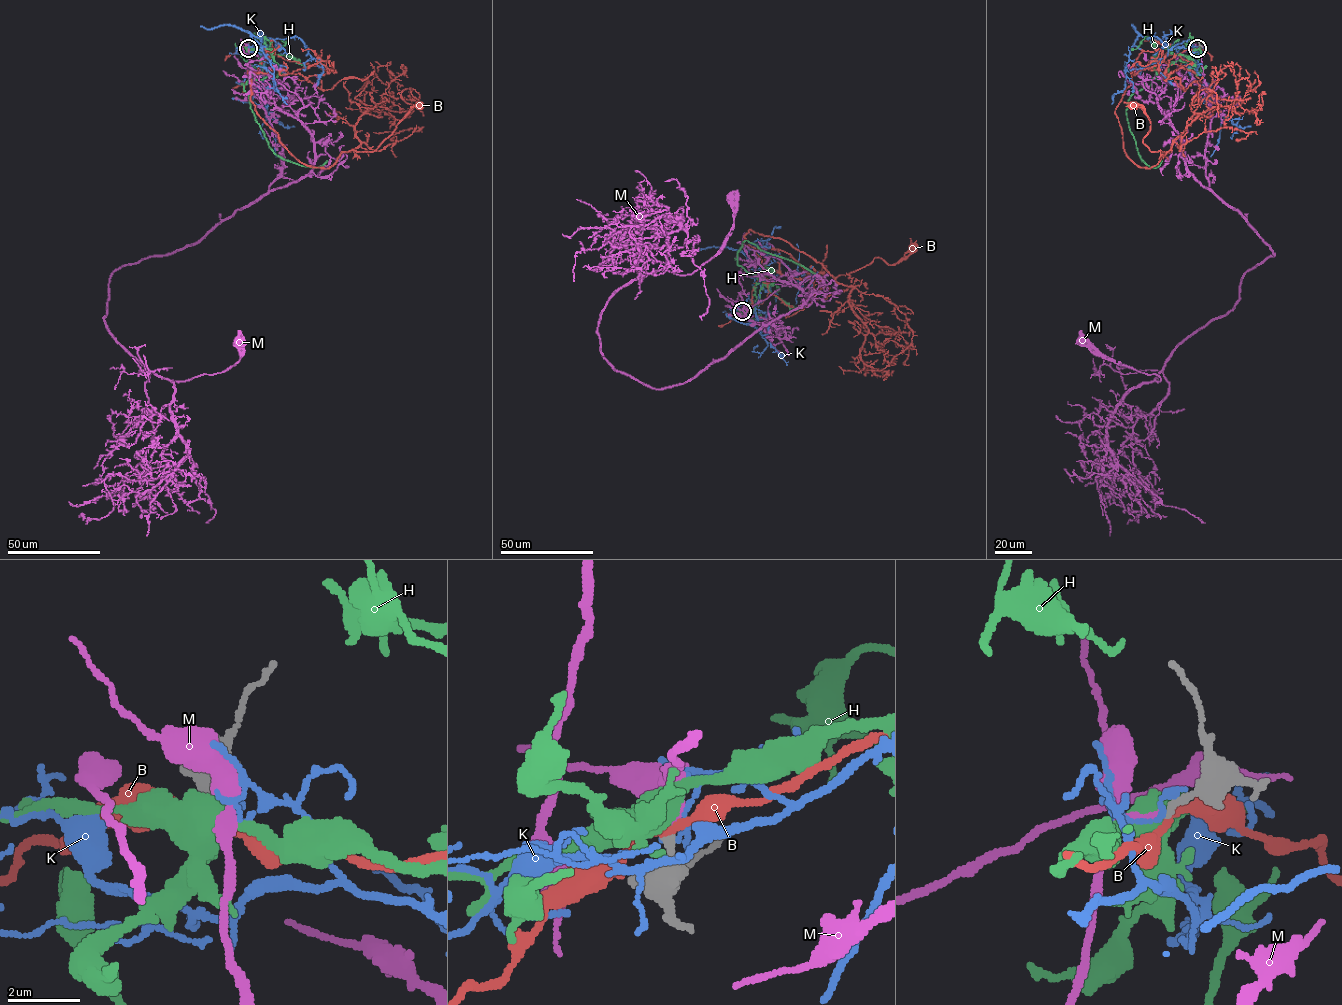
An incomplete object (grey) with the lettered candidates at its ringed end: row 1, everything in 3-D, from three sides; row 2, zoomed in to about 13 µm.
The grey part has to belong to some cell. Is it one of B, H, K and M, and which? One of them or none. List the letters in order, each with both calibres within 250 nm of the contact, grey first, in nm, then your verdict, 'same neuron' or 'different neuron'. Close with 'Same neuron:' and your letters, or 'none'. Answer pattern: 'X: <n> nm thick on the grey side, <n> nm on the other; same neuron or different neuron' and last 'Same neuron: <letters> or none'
B: 220 nm thick on the grey side, 190 nm on the other; different neuron
H: 220 nm thick on the grey side, 800 nm on the other; different neuron
K: 320 nm thick on the grey side, 170 nm on the other; different neuron
M: 220 nm thick on the grey side, 190 nm on the other; same neuron
Same neuron: M

